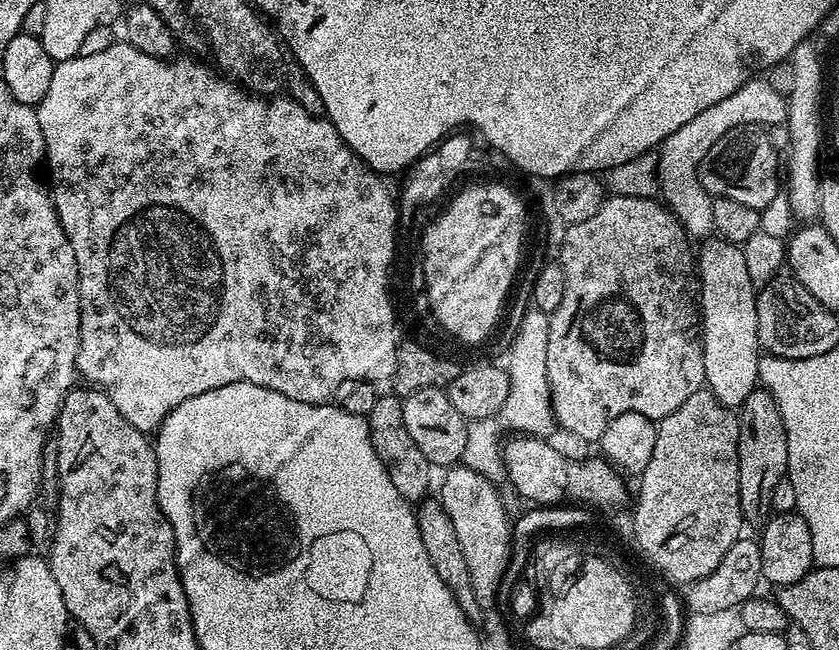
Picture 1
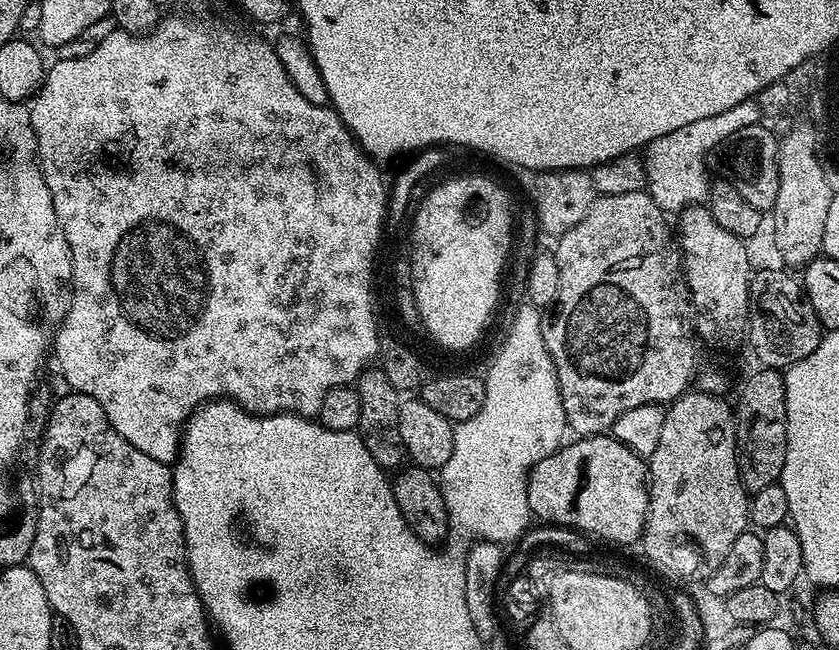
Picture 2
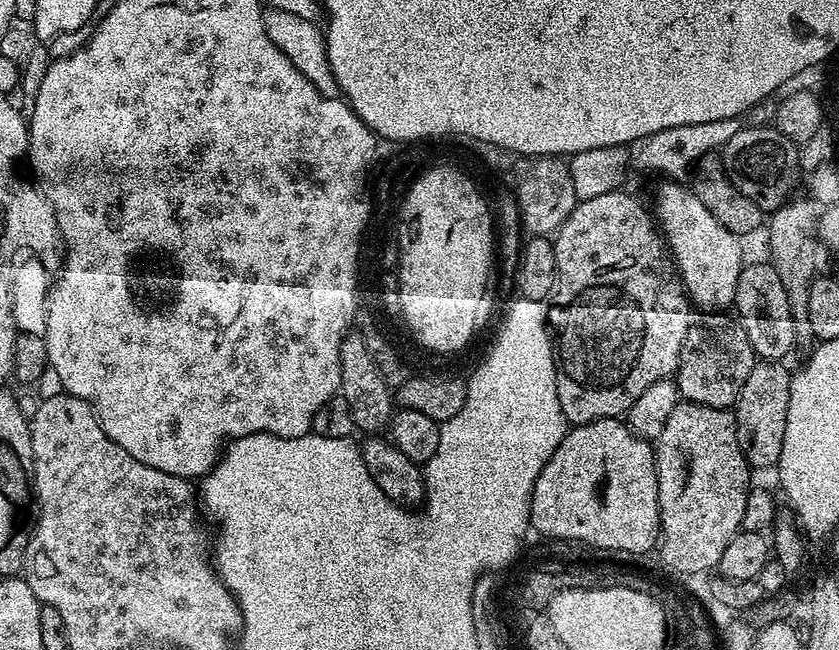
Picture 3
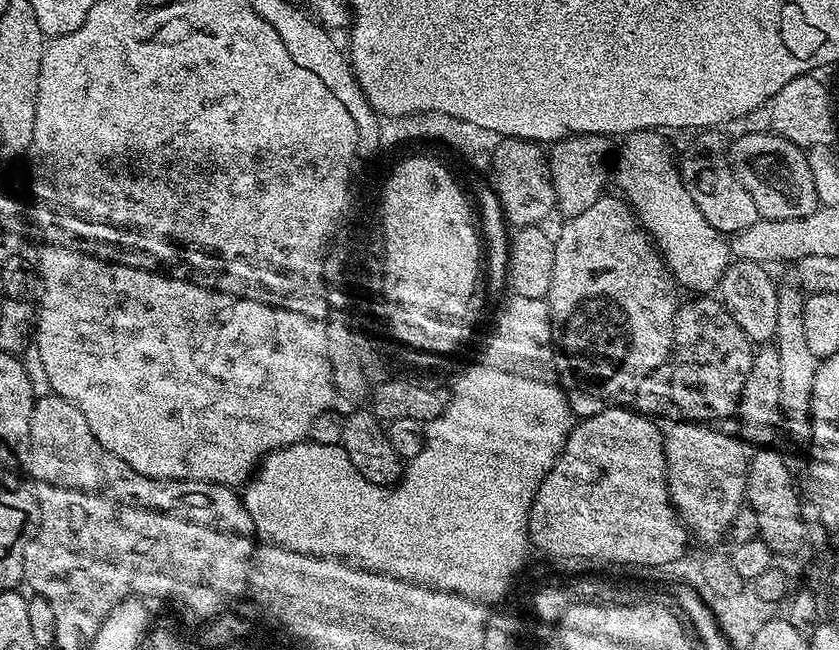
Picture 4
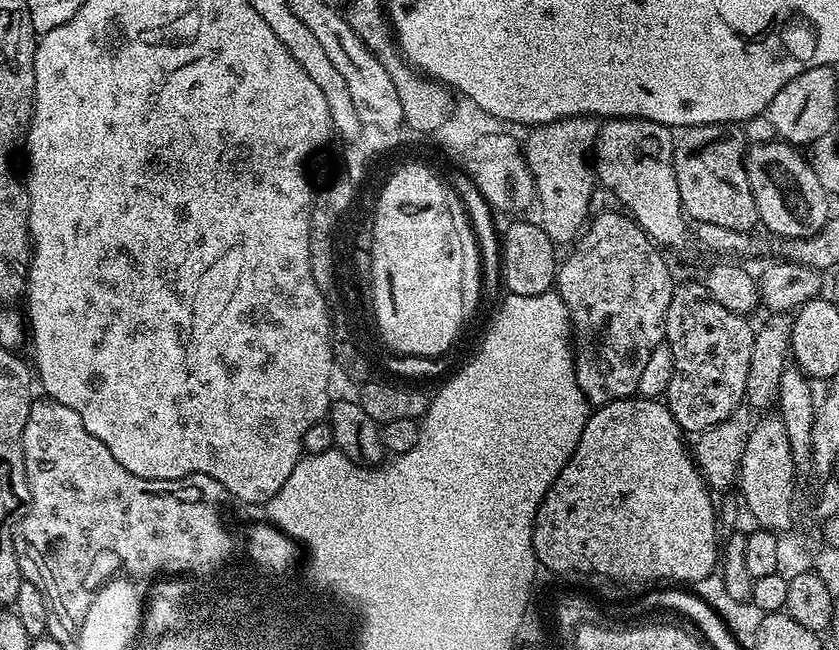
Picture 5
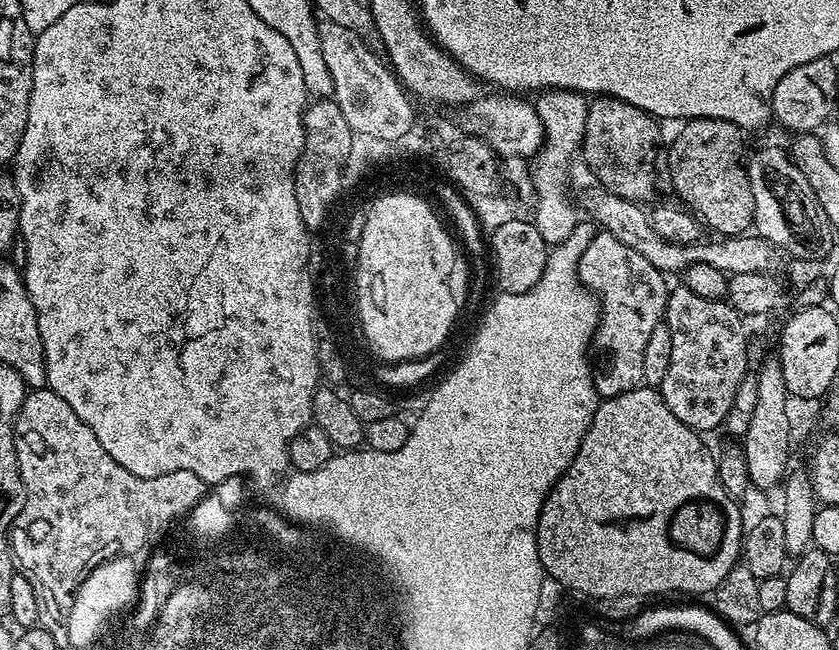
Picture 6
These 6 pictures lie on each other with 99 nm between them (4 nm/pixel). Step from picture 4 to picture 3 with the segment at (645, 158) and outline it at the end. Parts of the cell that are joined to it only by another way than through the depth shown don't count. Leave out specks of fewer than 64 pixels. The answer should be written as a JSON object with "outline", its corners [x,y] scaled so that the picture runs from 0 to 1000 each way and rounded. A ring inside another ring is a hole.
{"outline":[[[793,275],[789,282],[782,289],[779,337],[806,408],[806,417],[810,422],[821,463],[831,475],[840,474],[844,480],[853,480],[857,474],[871,475],[877,460],[880,422],[887,414],[882,365],[851,337],[851,329],[846,329],[846,323],[832,311],[824,288],[805,275]]]}

